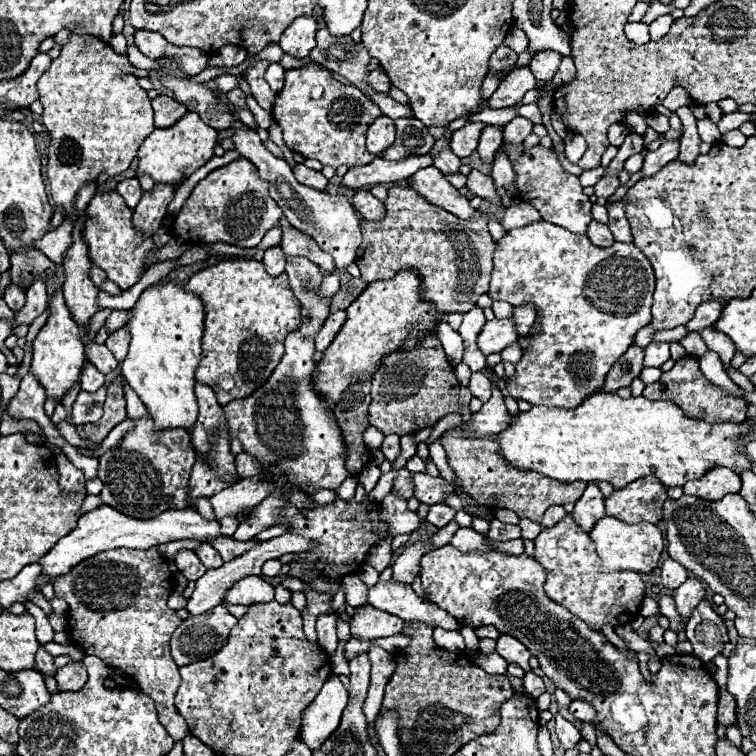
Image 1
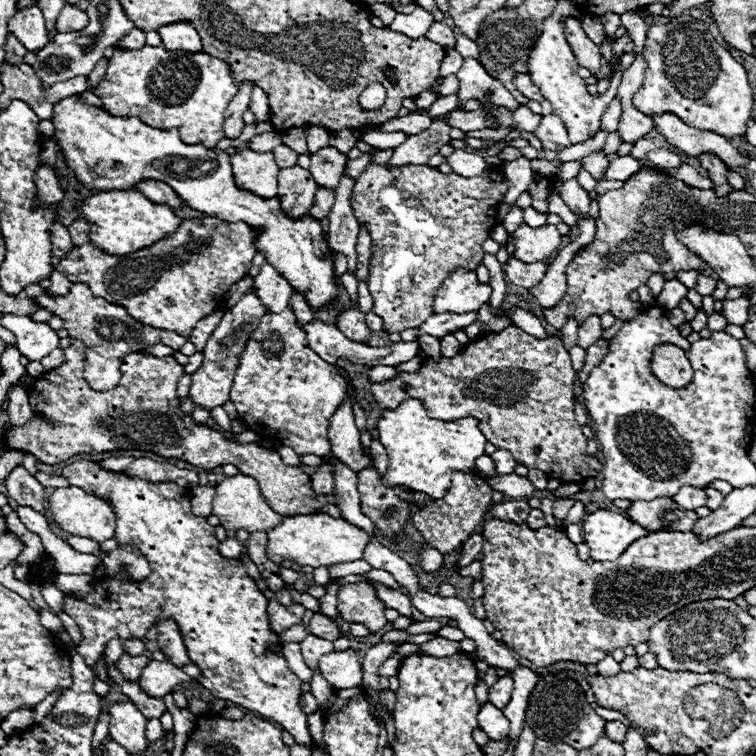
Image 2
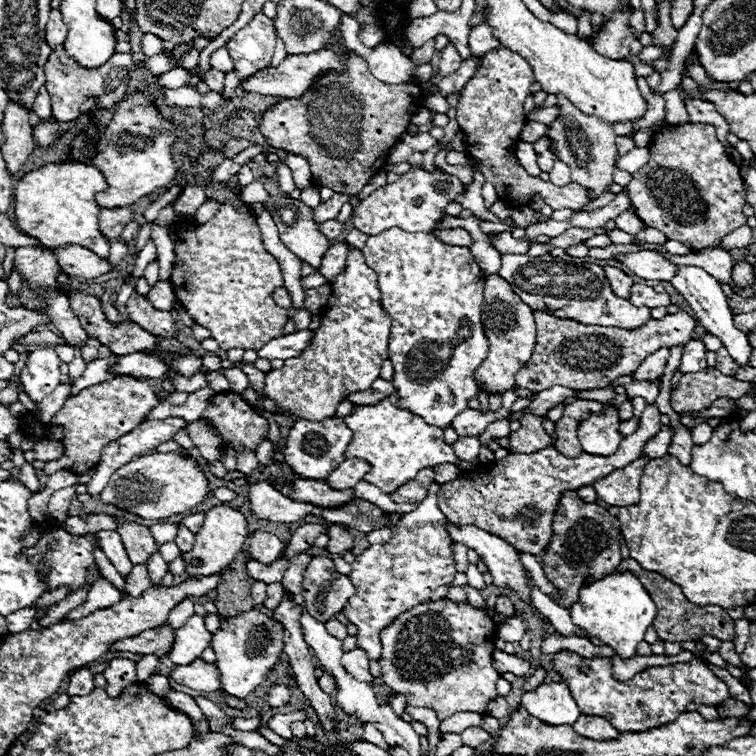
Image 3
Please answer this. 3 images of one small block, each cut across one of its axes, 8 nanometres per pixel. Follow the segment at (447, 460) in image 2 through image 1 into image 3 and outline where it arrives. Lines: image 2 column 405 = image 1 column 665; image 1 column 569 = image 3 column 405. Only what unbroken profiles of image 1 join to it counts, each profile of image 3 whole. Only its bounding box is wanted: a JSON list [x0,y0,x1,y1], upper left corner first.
[346,394,481,494]

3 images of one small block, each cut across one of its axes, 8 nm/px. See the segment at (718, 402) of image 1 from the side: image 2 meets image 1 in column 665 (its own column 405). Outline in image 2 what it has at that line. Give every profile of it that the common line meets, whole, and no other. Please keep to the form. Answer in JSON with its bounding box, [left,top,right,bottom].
[372,328,602,482]

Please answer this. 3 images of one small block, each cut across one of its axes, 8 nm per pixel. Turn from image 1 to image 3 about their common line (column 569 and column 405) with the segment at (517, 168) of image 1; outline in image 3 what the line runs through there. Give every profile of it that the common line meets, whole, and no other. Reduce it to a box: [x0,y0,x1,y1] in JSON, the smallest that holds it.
[352,166,464,236]

